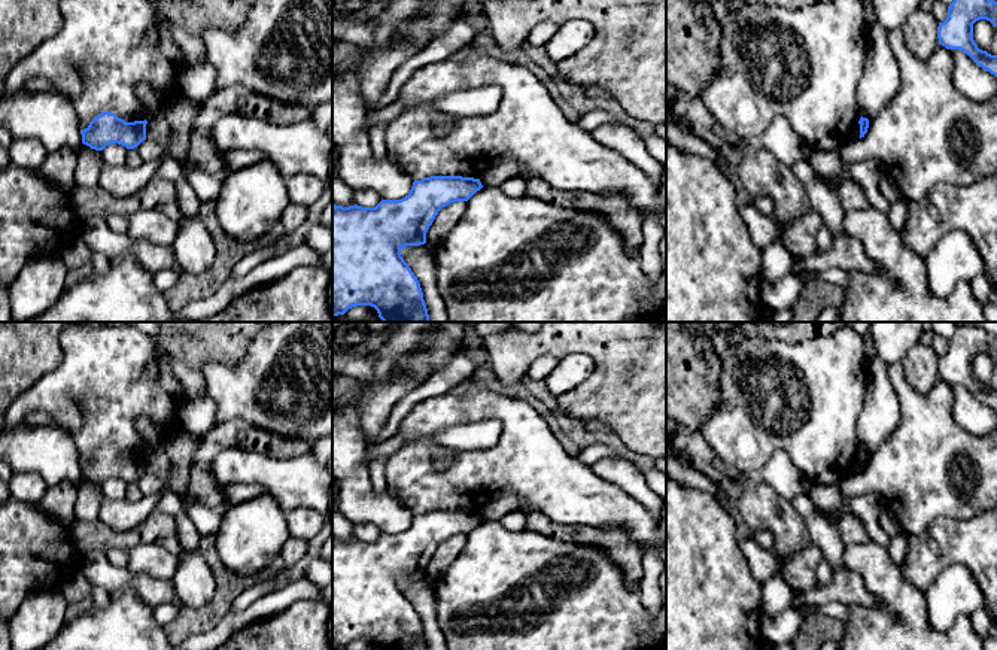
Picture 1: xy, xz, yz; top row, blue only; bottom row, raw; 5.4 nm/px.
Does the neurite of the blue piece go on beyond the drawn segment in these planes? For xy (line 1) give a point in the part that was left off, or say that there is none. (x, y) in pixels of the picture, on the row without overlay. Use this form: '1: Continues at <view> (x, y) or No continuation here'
1: No continuation here

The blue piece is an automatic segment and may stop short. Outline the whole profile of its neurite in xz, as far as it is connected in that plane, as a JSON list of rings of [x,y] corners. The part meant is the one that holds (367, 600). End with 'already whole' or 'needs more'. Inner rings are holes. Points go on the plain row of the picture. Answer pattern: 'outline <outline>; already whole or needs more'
outline [[[431,510],[414,514],[401,534],[382,534],[376,541],[332,538],[332,650],[344,649],[356,640],[371,640],[379,650],[429,650],[420,617],[401,590],[405,580],[426,577],[426,567],[438,546],[455,535],[468,535],[483,522],[480,513],[462,510]]]; already whole

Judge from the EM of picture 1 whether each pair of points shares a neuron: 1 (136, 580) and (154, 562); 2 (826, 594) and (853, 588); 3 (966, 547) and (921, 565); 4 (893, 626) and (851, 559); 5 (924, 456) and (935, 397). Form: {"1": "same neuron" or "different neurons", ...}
{"1": "different neurons", "2": "same neuron", "3": "same neuron", "4": "same neuron", "5": "same neuron"}

